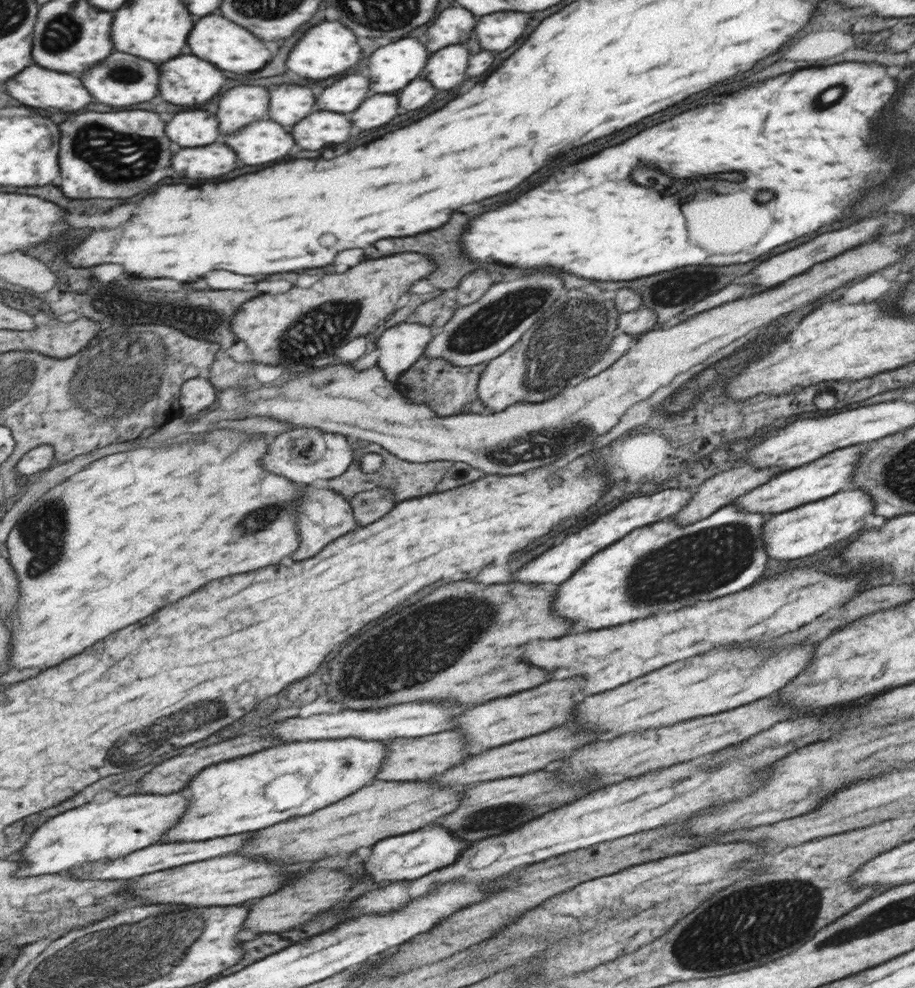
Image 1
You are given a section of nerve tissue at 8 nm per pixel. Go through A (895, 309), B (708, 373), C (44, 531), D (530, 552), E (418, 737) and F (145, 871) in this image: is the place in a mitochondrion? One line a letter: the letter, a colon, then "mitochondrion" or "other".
A: other
B: other
C: mitochondrion
D: other
E: other
F: other

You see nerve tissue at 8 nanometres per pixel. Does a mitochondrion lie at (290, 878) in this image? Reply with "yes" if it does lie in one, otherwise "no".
no

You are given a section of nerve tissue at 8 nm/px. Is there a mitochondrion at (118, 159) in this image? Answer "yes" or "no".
yes

